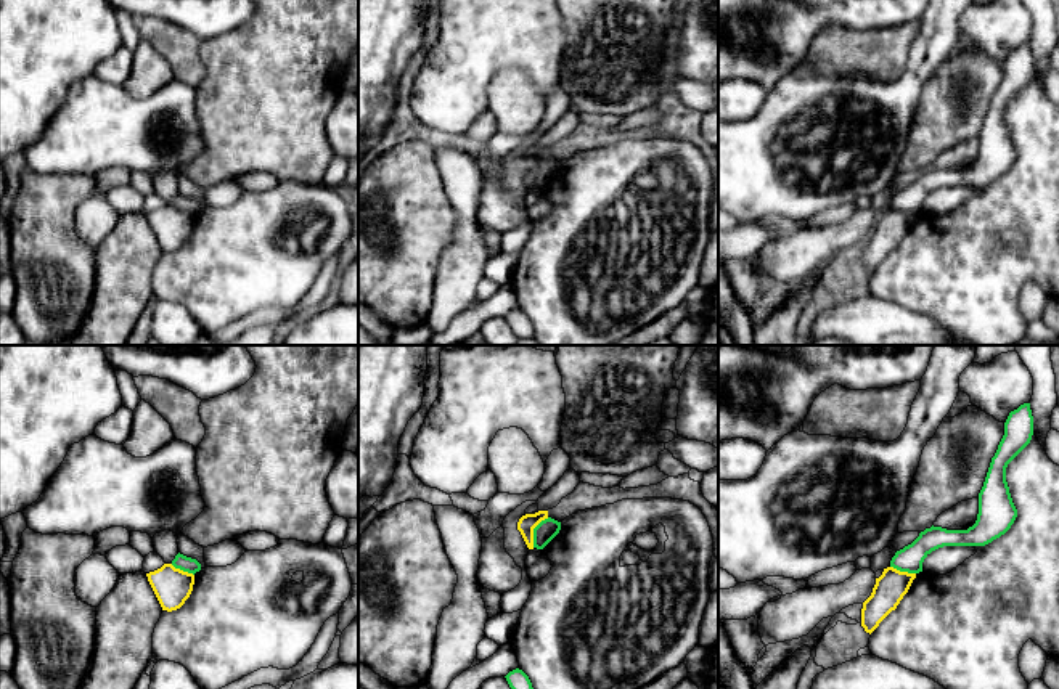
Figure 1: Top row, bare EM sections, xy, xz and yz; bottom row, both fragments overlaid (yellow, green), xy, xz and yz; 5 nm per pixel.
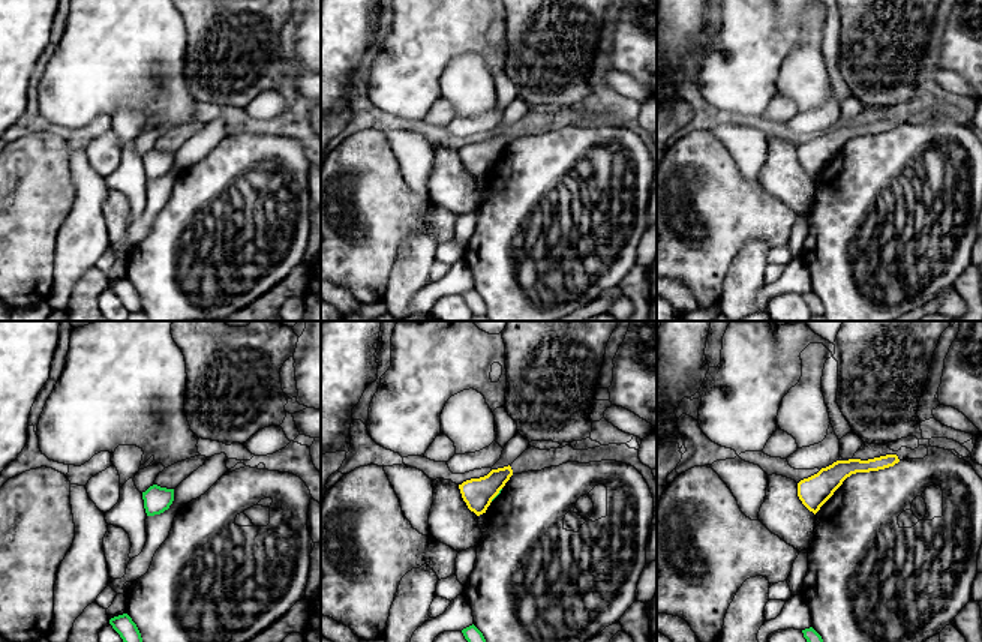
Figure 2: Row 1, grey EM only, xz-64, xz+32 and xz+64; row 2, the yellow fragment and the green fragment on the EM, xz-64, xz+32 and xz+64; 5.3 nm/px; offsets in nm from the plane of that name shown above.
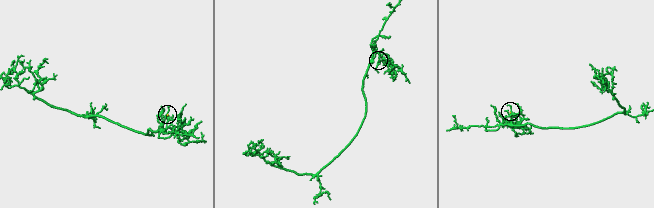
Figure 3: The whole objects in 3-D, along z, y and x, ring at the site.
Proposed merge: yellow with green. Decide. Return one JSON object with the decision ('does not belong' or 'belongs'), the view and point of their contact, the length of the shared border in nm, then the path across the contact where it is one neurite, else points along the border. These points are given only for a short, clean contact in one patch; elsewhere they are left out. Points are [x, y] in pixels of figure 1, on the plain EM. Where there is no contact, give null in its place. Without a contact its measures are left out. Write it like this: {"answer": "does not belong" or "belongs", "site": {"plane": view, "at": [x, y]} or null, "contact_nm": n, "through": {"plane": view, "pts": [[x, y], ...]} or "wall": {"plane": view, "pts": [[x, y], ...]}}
{"answer": "does not belong", "site": {"plane": "xz", "at": [532, 171]}, "contact_nm": 170, "wall": {"plane": "xz", "pts": [[548, 158], [534, 169], [532, 187]]}}

